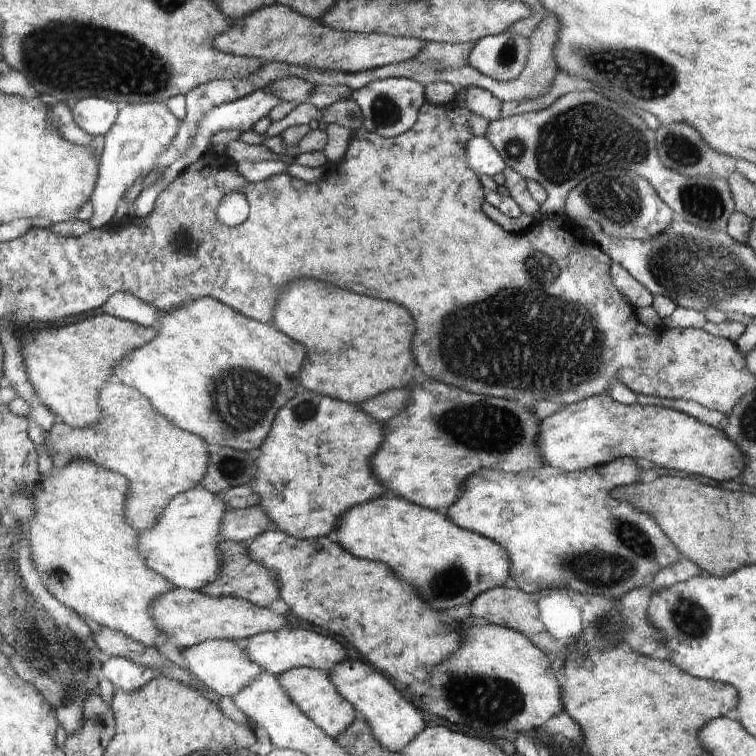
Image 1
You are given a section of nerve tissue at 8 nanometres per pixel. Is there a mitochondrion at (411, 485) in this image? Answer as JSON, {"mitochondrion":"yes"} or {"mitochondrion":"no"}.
{"mitochondrion":"no"}

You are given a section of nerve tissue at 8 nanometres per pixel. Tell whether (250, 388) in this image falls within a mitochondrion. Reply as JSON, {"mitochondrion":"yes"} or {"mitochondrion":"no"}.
{"mitochondrion":"yes"}

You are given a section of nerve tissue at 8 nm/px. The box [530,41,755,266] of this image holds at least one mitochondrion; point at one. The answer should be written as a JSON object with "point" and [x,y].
{"point":[633,62]}

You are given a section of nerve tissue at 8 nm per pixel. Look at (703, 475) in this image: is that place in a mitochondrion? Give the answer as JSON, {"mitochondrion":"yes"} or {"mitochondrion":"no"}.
{"mitochondrion":"no"}

